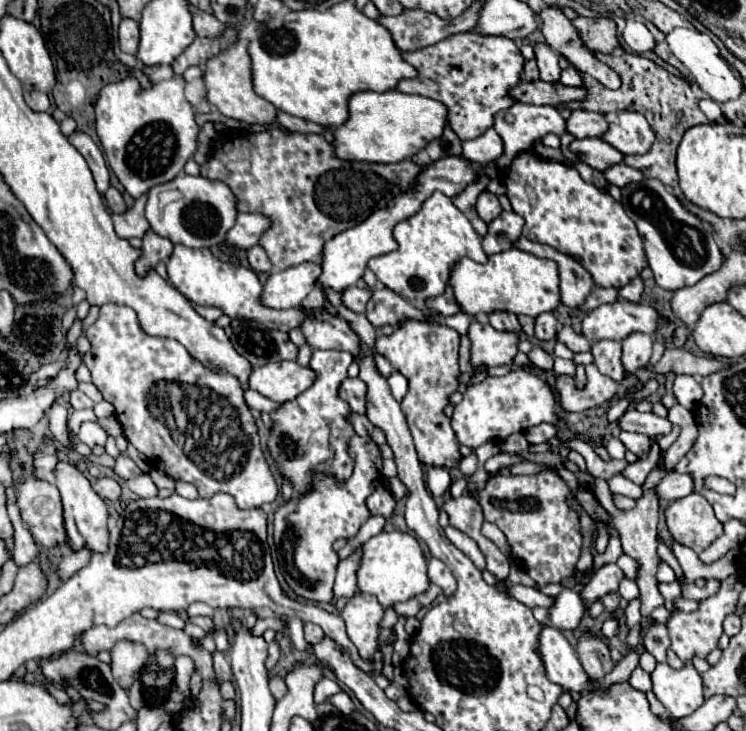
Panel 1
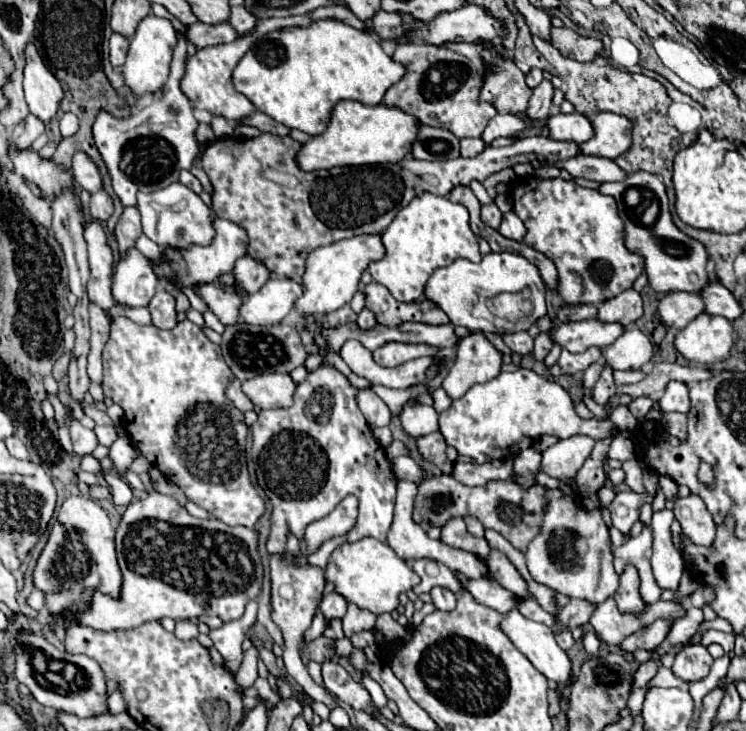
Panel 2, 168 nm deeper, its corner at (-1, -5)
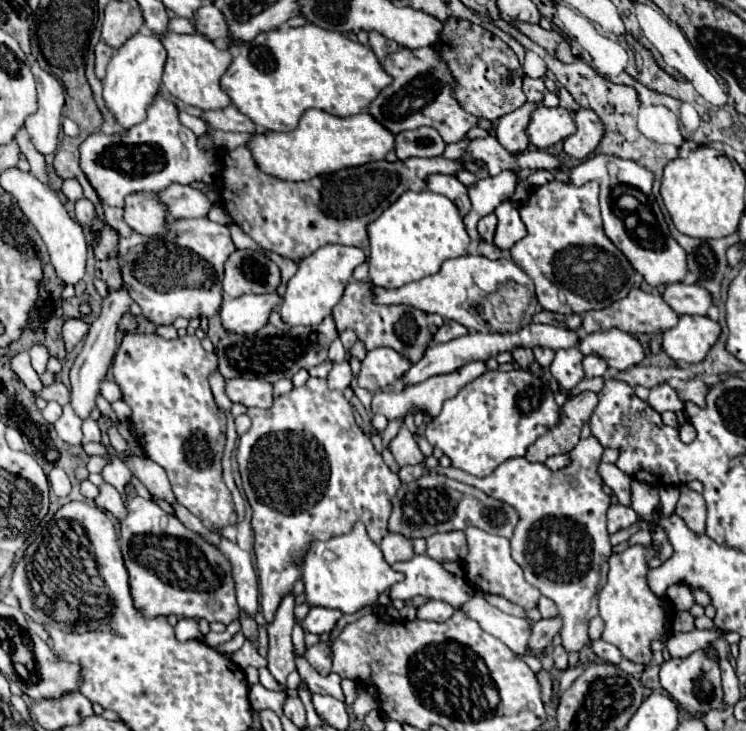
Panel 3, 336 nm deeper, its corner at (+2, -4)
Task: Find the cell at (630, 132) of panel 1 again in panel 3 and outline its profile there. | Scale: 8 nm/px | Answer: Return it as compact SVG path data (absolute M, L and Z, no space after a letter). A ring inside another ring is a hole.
M580 108L574 116L576 116L578 130L568 140L564 140L564 152L578 160L584 160L602 142L606 128L604 128L602 120L596 116L596 112L592 112L592 110Z

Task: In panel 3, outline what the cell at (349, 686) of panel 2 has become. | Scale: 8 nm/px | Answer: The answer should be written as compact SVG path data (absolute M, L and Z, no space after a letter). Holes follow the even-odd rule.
M296 658L296 668L300 672L300 678L308 684L310 692L314 694L328 694L328 696L334 696L336 700L342 700L344 702L344 692L342 692L342 678L334 672L330 672L328 676L322 676L320 672L316 672L304 658Z

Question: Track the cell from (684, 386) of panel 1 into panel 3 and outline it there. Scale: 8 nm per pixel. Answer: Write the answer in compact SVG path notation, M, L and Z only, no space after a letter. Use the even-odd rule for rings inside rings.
M660 384L656 388L650 390L650 398L648 398L648 404L656 410L656 412L666 412L666 410L672 410L672 412L680 412L684 408L684 402L680 400L678 392L670 386L670 384Z

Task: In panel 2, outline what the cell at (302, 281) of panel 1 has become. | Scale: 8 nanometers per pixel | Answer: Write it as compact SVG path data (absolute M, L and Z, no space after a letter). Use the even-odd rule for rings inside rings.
M269 279L263 289L245 295L239 315L247 325L275 325L281 323L295 305L303 287L291 279Z

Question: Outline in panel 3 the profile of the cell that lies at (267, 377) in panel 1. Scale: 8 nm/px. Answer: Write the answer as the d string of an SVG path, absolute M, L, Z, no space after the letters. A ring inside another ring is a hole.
M234 378L226 382L226 394L232 402L240 402L244 406L258 406L258 408L270 408L274 402L272 384L260 378L246 380L246 378Z

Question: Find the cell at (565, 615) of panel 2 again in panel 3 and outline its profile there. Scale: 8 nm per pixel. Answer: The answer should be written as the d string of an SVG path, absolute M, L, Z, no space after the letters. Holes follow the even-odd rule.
M560 616L538 620L538 622L534 624L534 628L532 628L528 656L534 656L534 654L536 654L538 650L542 650L544 646L552 644L552 640L554 640L556 636L560 636L560 630L562 630L562 620L560 620Z

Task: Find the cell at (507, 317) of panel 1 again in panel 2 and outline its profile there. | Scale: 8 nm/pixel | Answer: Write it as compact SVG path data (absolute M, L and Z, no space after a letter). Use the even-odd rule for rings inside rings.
M527 331L503 335L503 341L505 341L505 345L507 345L511 351L515 351L517 355L521 355L521 357L531 355L531 349L533 349L533 337L529 337Z

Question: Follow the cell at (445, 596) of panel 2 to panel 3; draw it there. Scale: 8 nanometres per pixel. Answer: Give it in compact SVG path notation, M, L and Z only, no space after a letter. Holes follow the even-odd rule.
M428 600L422 608L418 608L418 618L422 618L422 620L444 622L452 614L454 614L454 608L450 604L444 604L442 600Z

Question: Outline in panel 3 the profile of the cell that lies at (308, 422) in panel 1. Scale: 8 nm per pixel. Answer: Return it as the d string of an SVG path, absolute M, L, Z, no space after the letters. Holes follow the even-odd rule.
M310 378L304 386L276 398L272 408L248 408L246 414L250 416L252 426L244 436L240 436L236 458L240 464L244 490L252 506L260 604L264 618L270 622L282 596L288 594L294 582L302 576L302 562L314 540L328 540L332 536L346 534L356 522L362 522L372 540L380 544L388 532L392 498L402 482L398 474L386 466L382 456L374 450L370 438L356 424L350 402L340 390L330 390L326 378Z

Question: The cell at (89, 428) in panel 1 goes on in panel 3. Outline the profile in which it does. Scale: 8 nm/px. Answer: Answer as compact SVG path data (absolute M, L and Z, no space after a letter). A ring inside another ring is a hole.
M70 404L64 406L64 414L58 418L58 422L54 422L58 436L72 444L72 446L80 446L82 444L82 420L76 416L76 412L72 410Z

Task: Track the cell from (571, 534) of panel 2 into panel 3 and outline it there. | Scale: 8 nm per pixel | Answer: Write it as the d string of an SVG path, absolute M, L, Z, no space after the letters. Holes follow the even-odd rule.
M590 434L580 440L572 448L572 464L564 468L564 486L552 486L554 472L544 464L528 462L526 458L510 458L484 478L470 476L454 466L438 468L440 474L472 484L488 496L504 500L518 510L520 522L510 540L512 558L524 570L524 578L546 598L556 602L564 622L562 644L566 652L580 650L588 642L588 622L598 616L598 592L606 584L608 558L612 554L606 530L610 496L604 494L602 480L596 472L602 452L604 448L596 436Z

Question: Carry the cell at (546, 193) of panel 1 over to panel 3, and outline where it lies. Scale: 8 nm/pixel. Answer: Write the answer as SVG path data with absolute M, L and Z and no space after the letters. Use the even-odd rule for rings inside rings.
M552 180L544 186L538 186L532 190L528 202L520 206L520 218L526 224L528 234L510 248L510 256L534 280L536 298L544 310L560 314L584 314L588 310L606 308L608 304L624 298L632 290L636 270L604 234L596 184L584 184L578 188L574 184Z

